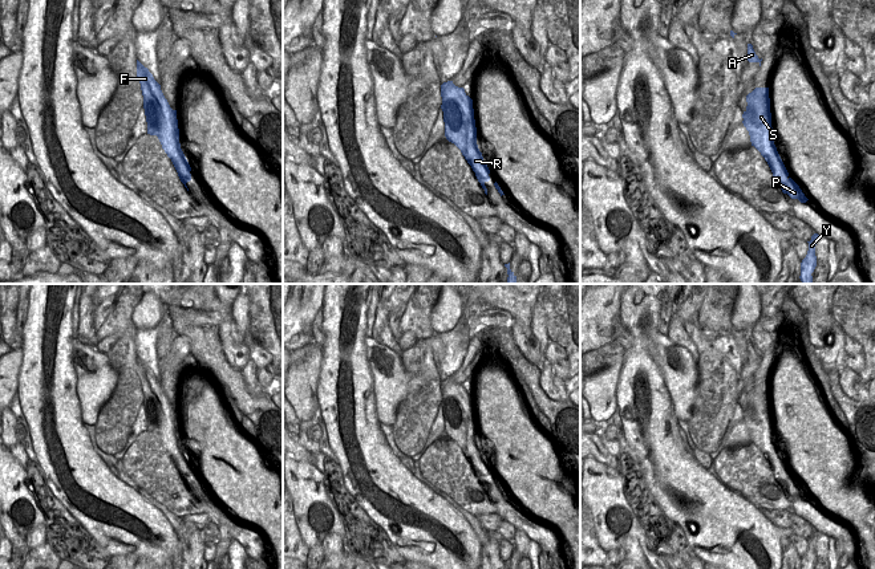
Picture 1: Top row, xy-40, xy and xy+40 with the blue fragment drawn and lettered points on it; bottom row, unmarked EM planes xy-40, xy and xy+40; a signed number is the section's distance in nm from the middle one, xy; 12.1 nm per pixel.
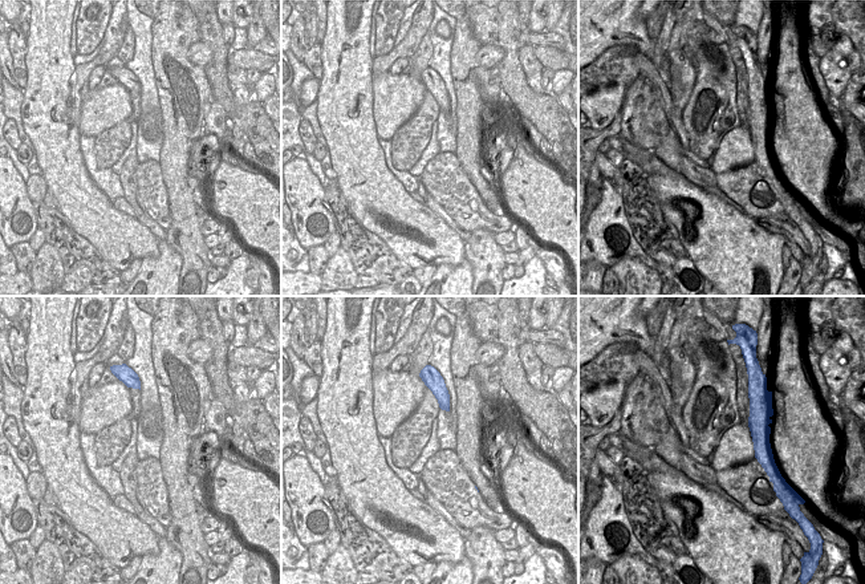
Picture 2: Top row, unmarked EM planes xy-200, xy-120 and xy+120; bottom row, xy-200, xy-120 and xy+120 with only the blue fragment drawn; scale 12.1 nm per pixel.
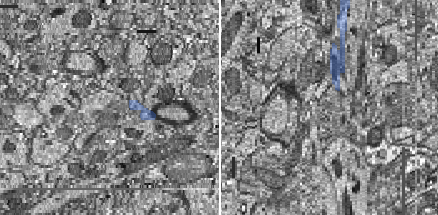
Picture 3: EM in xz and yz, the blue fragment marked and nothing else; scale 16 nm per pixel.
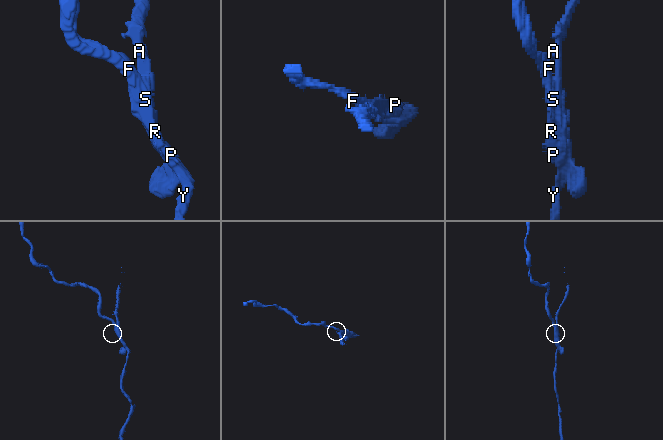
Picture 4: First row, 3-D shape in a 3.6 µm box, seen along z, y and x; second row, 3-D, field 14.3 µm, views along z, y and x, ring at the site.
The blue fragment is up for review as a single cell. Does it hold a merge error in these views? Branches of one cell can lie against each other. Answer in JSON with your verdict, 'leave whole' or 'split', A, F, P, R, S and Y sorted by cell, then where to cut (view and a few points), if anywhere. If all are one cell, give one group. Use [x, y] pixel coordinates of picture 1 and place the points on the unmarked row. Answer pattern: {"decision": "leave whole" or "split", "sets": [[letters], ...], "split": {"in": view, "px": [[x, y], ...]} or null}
{"decision": "split", "sets": [["A", "P", "R", "S", "Y"], ["F"]], "split": {"in": "xy", "px": [[457, 383], [450, 394], [460, 413], [460, 422], [453, 433]]}}

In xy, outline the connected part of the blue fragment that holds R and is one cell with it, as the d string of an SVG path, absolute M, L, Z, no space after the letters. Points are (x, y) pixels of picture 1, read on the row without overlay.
M458 383L455 385L455 391L450 393L450 397L457 401L461 419L459 424L454 426L457 430L455 432L445 430L445 434L449 439L454 440L461 447L462 452L475 470L475 474L485 487L485 491L487 492L485 480L490 477L490 467L483 458L482 450L477 442L477 424L473 397L465 390L463 385Z

